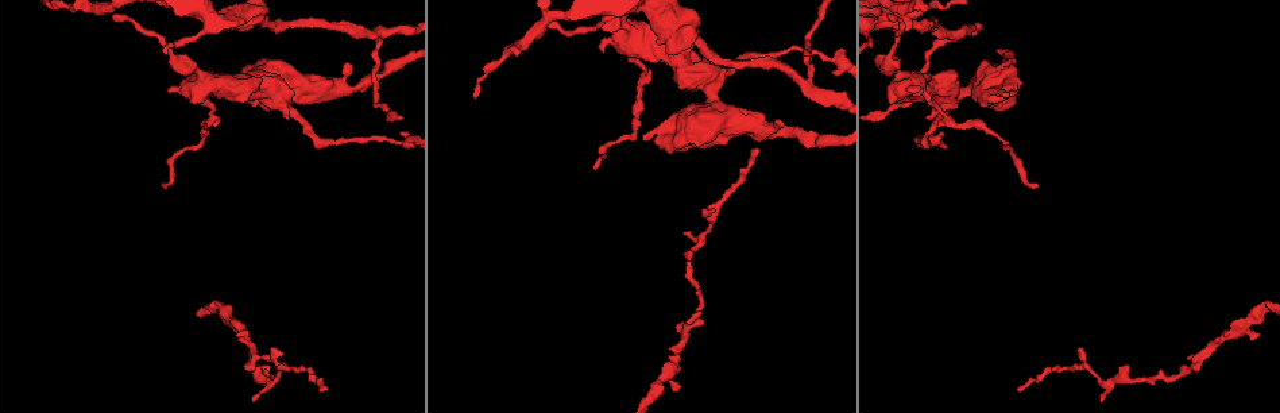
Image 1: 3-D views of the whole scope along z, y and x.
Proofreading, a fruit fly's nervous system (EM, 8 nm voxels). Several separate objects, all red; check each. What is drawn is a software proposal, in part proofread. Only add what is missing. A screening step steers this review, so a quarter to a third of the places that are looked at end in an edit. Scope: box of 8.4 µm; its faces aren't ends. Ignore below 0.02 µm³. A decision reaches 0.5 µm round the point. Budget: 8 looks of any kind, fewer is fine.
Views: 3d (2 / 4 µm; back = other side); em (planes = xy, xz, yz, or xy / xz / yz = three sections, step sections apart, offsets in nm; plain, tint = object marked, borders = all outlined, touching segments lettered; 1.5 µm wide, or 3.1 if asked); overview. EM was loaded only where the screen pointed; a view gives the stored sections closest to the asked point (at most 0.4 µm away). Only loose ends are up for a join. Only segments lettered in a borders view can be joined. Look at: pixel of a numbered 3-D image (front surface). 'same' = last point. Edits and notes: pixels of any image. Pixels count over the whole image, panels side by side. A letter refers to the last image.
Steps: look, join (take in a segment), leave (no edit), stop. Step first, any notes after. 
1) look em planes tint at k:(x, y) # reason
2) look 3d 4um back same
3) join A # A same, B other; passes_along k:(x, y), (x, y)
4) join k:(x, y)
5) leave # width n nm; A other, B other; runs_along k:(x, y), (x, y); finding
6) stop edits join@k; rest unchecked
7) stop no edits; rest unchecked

look em xz step 8 tint at 1:(759, 150) # thin end

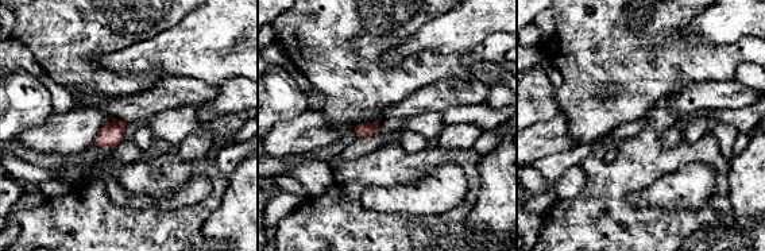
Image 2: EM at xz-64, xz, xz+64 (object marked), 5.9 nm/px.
look em planes borders same # cut it another way

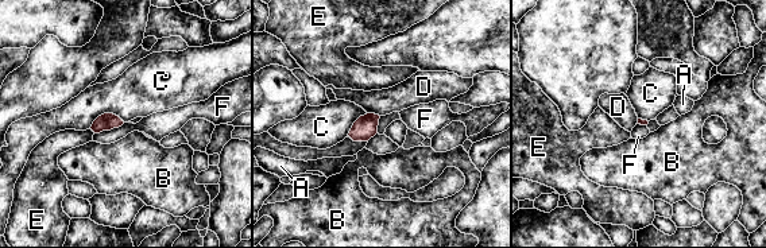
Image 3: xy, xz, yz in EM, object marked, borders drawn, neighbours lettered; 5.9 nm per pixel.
leave # A other, B other, C other, D other, E other, F other; none of them fits

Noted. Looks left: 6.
look 3d 2um at 1:(163, 184) # thin end

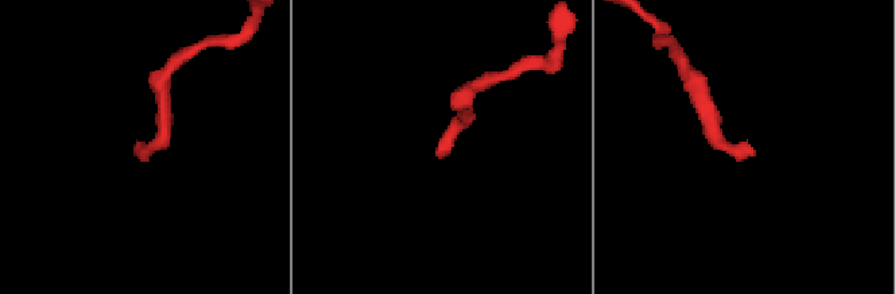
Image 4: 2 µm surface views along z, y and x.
look em planes borders at 4:(755, 152) # now the EM

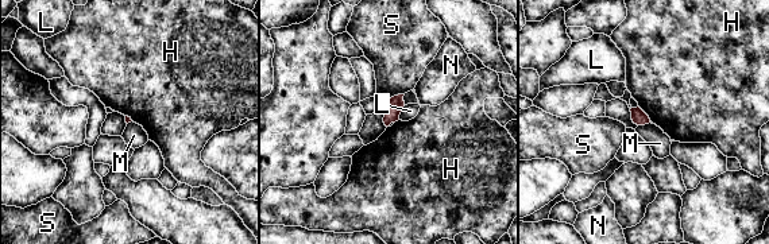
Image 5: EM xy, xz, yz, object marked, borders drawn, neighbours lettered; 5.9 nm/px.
leave # H other, L other, M other, N other, S other; border 5:(638, 105), (650, 120); none of them fits

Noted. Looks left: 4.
look em yz step 4 borders at 1:(775, 122) # thick end

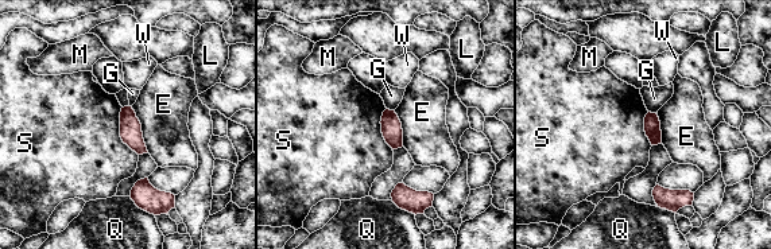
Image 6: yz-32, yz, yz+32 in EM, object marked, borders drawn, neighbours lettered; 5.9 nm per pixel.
leave # E other, G other, L other, M other, Q other, S other, W other; border 6:(131, 107), (148, 151); no lettered segment goes on from it

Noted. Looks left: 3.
stop no edits; rest unchecked

